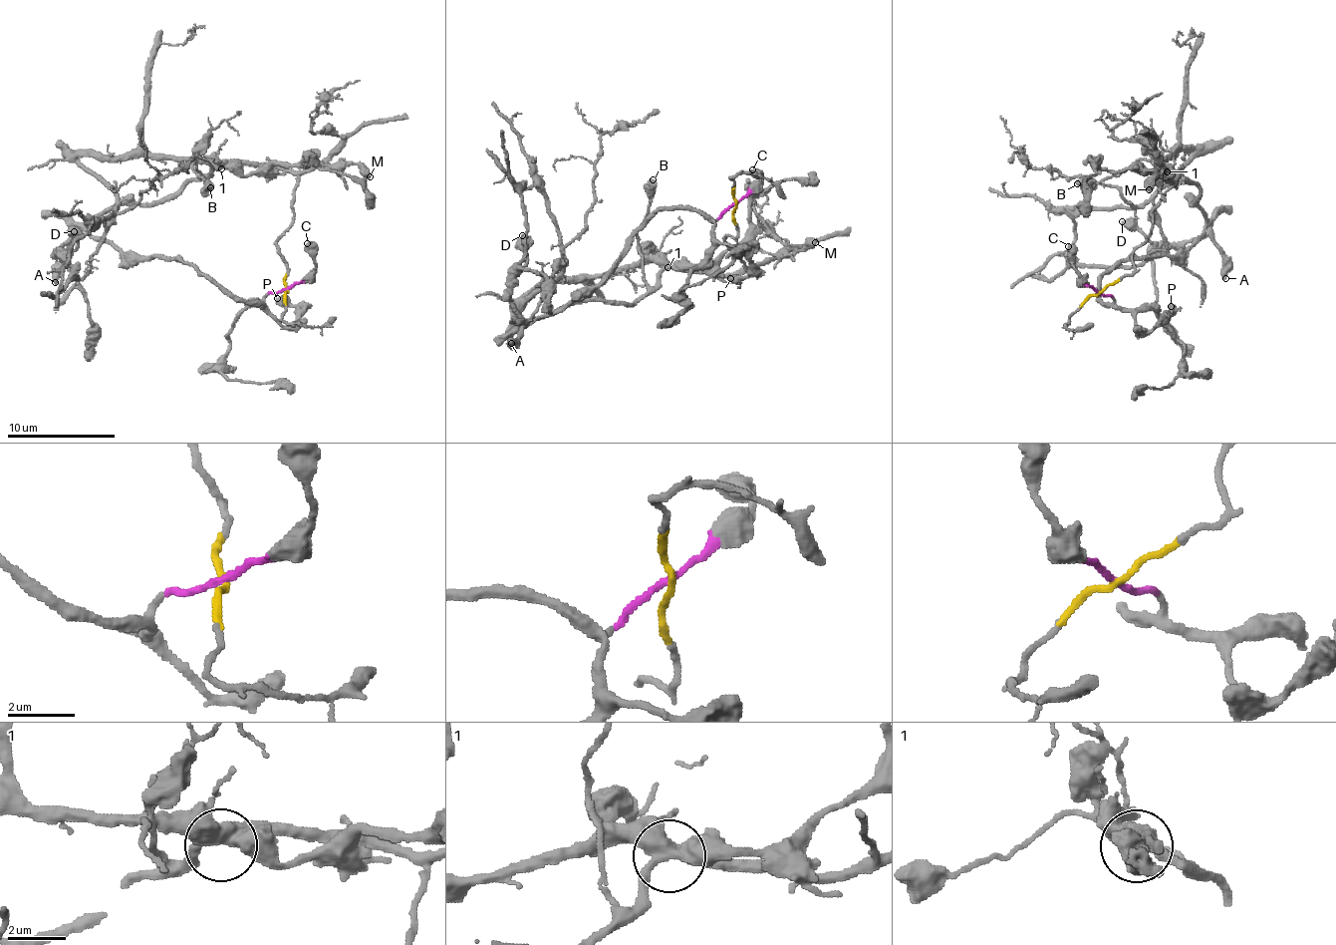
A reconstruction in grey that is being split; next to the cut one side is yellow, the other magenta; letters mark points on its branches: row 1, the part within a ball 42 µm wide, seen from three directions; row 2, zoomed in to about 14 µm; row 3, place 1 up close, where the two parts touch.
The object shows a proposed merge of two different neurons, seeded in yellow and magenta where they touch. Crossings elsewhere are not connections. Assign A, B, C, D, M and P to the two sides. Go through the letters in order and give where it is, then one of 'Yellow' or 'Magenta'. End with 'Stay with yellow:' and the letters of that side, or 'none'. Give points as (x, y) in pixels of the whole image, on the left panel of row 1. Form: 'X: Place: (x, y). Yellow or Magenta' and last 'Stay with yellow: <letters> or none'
A: Place: (55, 282). Magenta
B: Place: (210, 187). Magenta
C: Place: (307, 243). Magenta
D: Place: (74, 231). Magenta
M: Place: (370, 176). Magenta
P: Place: (277, 298). Magenta
Stay with yellow: none

